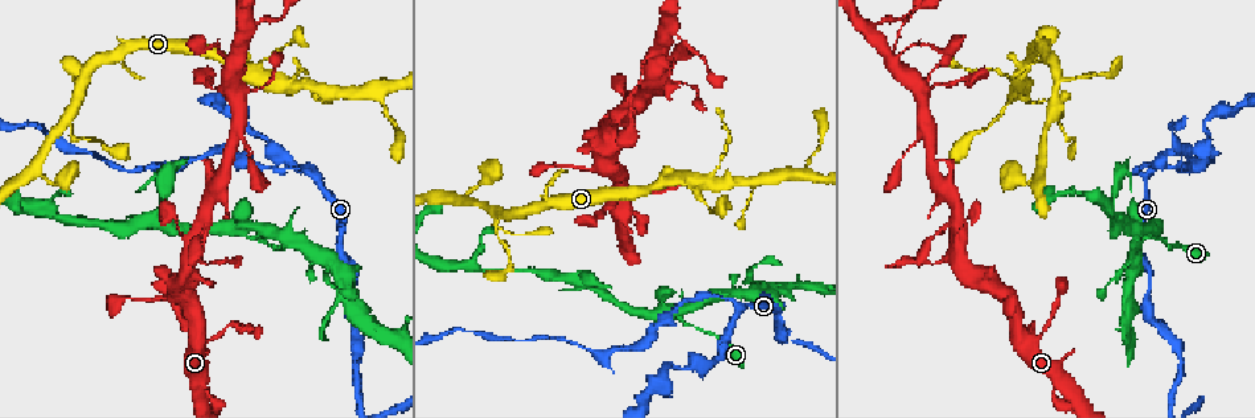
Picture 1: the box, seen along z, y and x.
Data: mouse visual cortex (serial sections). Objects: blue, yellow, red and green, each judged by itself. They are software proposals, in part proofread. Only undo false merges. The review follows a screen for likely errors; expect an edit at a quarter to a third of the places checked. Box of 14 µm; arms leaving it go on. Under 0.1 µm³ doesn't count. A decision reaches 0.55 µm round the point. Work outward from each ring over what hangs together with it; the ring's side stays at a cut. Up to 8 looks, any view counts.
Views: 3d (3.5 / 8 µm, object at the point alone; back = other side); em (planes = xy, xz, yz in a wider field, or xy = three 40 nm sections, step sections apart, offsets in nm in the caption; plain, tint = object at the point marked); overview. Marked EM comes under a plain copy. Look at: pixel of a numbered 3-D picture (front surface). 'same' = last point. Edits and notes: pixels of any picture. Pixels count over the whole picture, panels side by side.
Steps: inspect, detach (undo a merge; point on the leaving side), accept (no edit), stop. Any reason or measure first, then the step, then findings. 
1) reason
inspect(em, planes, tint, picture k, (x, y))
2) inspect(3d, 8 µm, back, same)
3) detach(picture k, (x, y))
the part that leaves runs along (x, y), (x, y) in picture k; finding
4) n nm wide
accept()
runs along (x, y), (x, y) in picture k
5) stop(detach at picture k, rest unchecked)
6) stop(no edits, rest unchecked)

inspect(3d, 8 µm, picture 1, (743, 304))

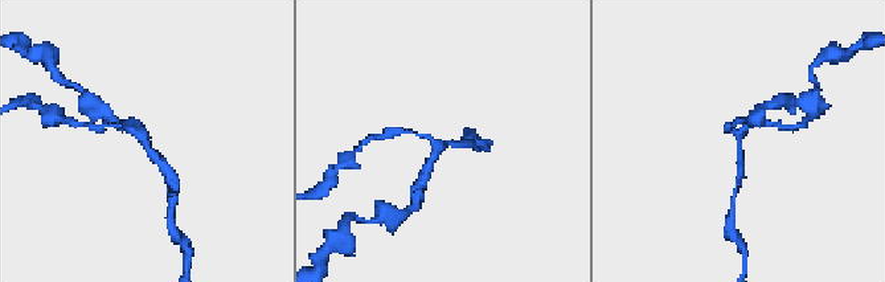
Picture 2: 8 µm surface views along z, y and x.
need the tissue
inspect(em, planes, tint, picture 2, (441, 146))

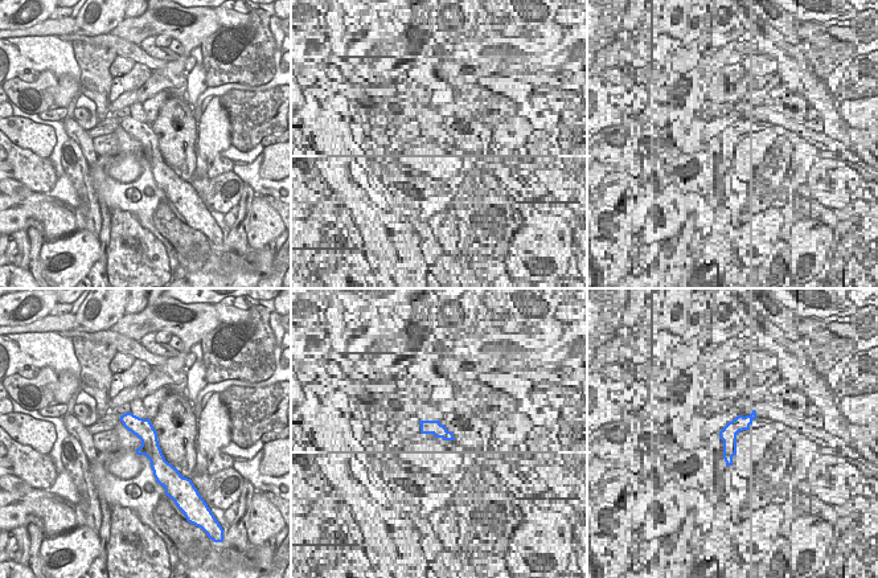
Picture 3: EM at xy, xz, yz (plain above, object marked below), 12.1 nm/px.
arms of 100, 150, 200 nm
accept()
runs along (123, 418), (148, 439), (168, 470) in picture 3; all the same cell

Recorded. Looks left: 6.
two arms in line, one across
inspect(3d, 3.5 µm, picture 1, (1159, 240))

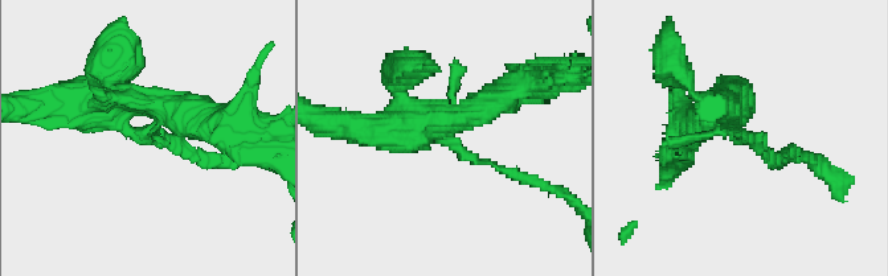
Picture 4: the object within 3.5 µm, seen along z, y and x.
inspect(em, xy, step 5, tint, picture 4, (742, 137))

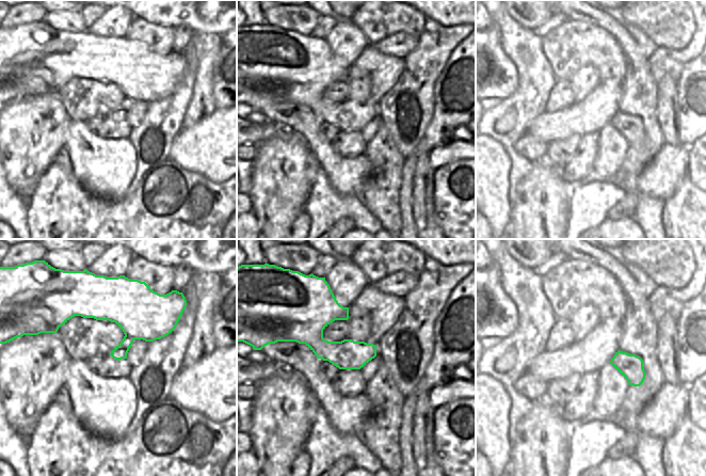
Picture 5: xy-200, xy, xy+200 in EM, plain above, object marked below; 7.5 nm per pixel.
accept()
runs along (222, 156), (72, 103) in picture 4; one cell here

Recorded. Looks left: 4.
a fork
inspect(3d, 3.5 µm, picture 1, (1135, 260))

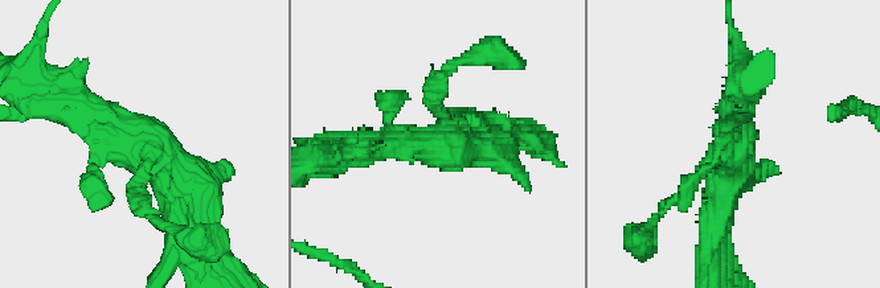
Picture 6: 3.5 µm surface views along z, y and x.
inspect(em, xy, step 1, tint, picture 6, (447, 145))

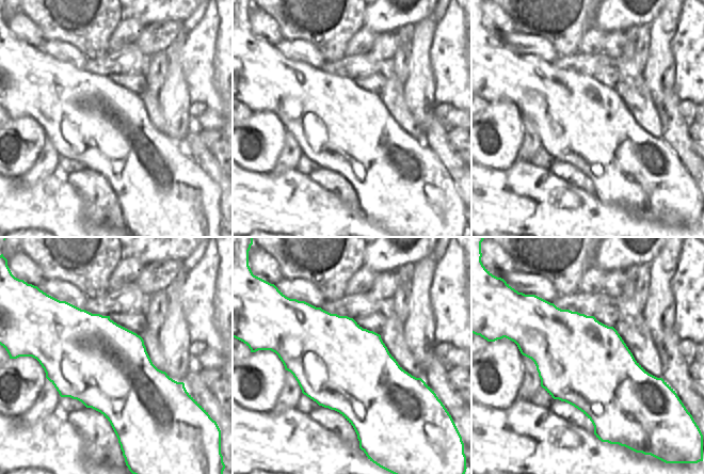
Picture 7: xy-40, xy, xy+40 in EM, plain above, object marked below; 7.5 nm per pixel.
accept()
runs along (76, 108), (162, 165), (177, 230) in picture 6; one cell here

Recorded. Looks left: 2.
stop(no edits, rest unchecked)

